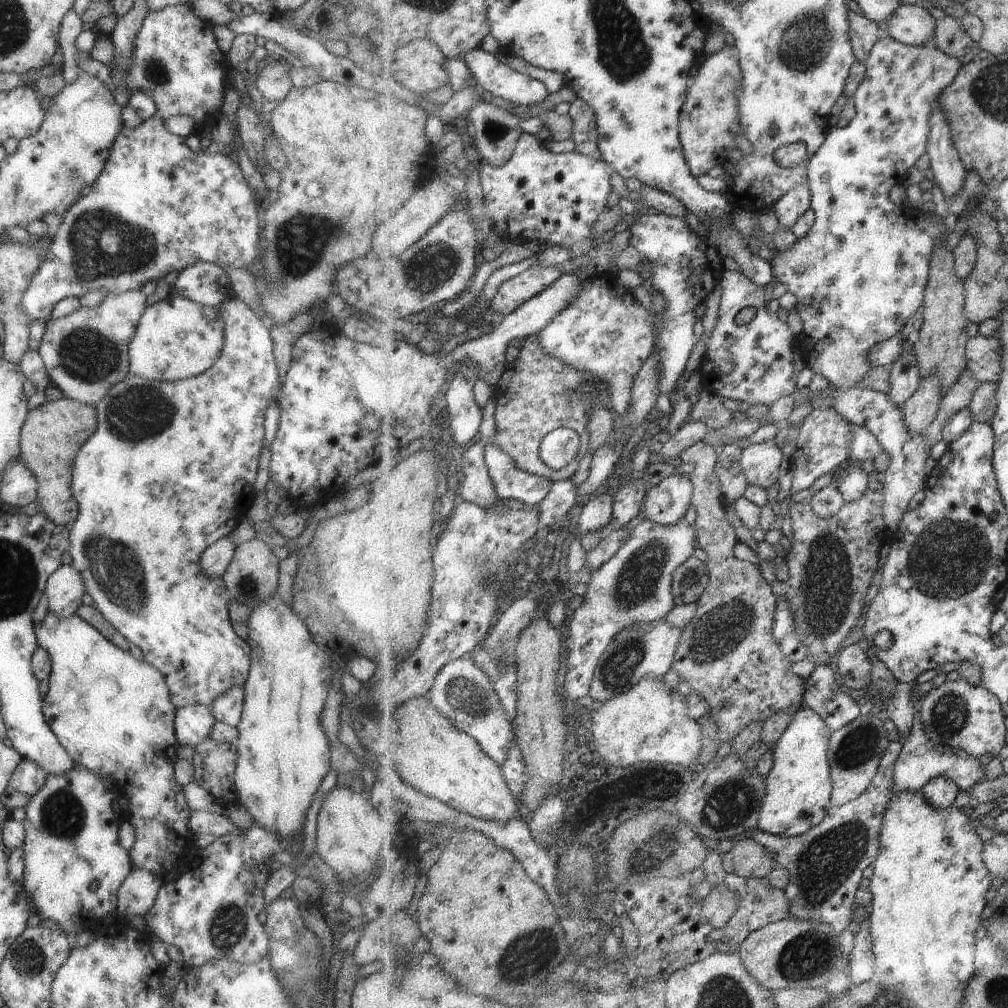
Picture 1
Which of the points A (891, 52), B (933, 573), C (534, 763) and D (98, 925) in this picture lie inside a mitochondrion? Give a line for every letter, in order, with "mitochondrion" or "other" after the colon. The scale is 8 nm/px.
A: other
B: mitochondrion
C: other
D: other

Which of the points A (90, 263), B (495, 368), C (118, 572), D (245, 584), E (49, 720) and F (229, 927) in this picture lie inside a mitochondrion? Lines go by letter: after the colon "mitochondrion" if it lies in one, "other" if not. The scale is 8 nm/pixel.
A: mitochondrion
B: other
C: mitochondrion
D: mitochondrion
E: other
F: mitochondrion

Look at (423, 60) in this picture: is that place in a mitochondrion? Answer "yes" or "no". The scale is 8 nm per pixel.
no

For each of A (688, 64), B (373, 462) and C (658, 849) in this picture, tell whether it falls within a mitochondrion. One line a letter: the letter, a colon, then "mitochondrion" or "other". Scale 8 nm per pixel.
A: other
B: other
C: mitochondrion

